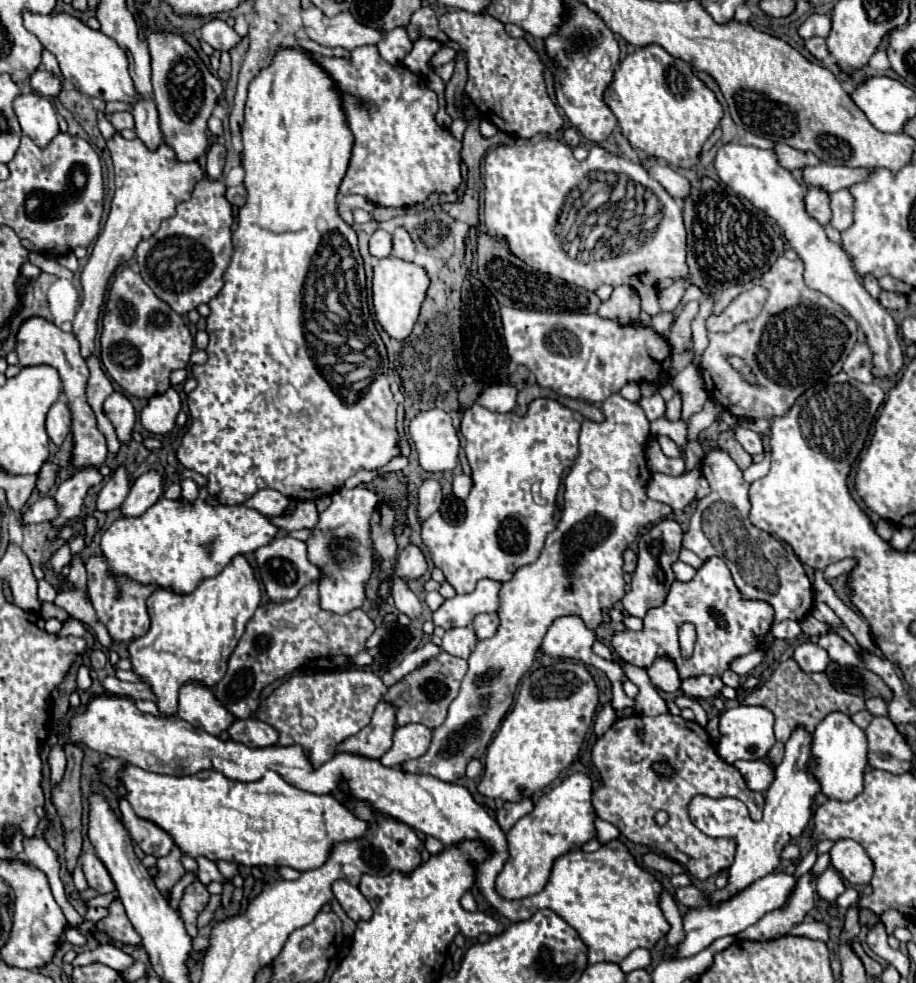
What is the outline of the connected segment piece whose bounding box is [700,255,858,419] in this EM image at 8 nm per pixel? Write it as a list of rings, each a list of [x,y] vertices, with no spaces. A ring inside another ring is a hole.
[[[784,255],[778,257],[778,261],[770,267],[770,271],[766,271],[760,279],[754,279],[752,283],[746,285],[730,285],[728,289],[722,291],[722,297],[716,299],[712,311],[720,313],[724,311],[742,291],[752,289],[754,285],[760,285],[764,289],[768,289],[768,299],[760,311],[760,315],[756,319],[750,321],[742,321],[734,327],[734,331],[730,333],[708,333],[708,347],[702,353],[700,359],[700,369],[702,369],[702,377],[704,377],[704,385],[706,391],[710,393],[710,397],[714,401],[718,401],[726,411],[734,413],[738,419],[744,417],[752,417],[752,419],[770,419],[774,417],[774,413],[786,413],[786,409],[790,409],[790,405],[814,383],[828,379],[836,373],[840,373],[844,359],[850,355],[856,337],[858,337],[858,325],[856,321],[832,299],[828,299],[826,295],[818,293],[818,291],[810,291],[810,287],[806,287],[804,283],[804,263],[798,261],[788,261]],[[726,355],[730,357],[740,357],[750,369],[752,375],[756,377],[756,383],[748,383],[734,367],[726,365]]]

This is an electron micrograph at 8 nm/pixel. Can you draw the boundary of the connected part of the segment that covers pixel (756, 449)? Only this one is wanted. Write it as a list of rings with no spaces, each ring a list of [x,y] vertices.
[[[736,427],[736,437],[740,441],[740,445],[750,453],[750,455],[756,455],[756,453],[762,453],[762,437],[752,431],[752,429],[742,429],[742,427]]]

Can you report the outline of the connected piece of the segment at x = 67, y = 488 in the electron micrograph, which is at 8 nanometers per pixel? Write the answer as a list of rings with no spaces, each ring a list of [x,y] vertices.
[[[88,467],[88,469],[76,471],[68,481],[58,485],[58,489],[52,497],[58,505],[58,515],[50,521],[54,533],[58,533],[68,521],[72,521],[80,515],[82,499],[86,495],[86,491],[100,481],[102,481],[102,475],[98,473],[98,469]]]

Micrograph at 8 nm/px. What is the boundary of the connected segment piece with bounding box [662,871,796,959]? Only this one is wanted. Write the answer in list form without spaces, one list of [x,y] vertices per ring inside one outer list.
[[[782,871],[778,873],[770,873],[758,881],[754,881],[752,885],[748,885],[746,889],[738,891],[736,895],[718,901],[718,903],[706,903],[700,907],[692,907],[686,911],[684,919],[684,941],[680,941],[676,947],[666,945],[662,951],[664,959],[684,959],[684,957],[692,957],[696,953],[700,953],[702,949],[706,949],[706,945],[710,945],[714,939],[726,937],[726,935],[738,935],[740,931],[744,931],[746,927],[754,925],[756,921],[760,921],[768,911],[780,909],[790,893],[790,889],[794,889],[796,879],[792,875],[786,875]]]

